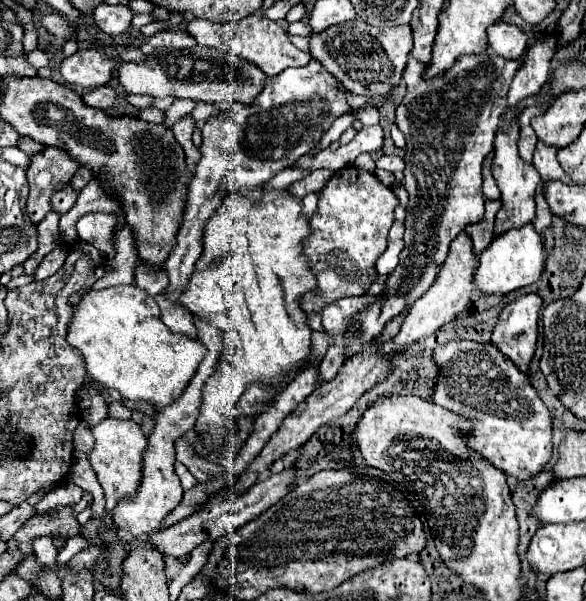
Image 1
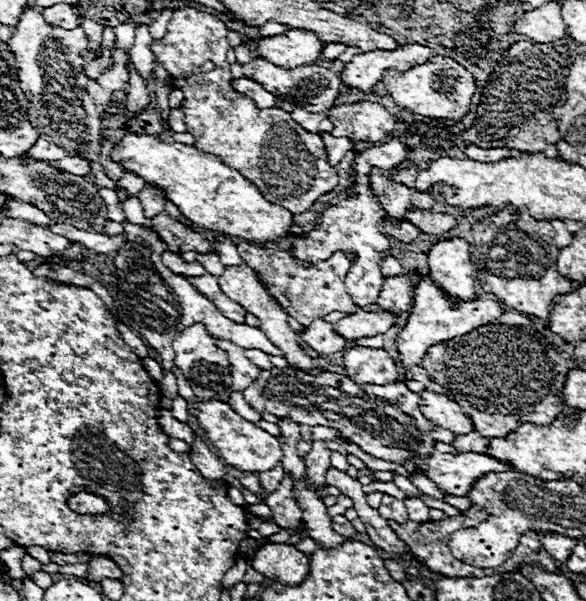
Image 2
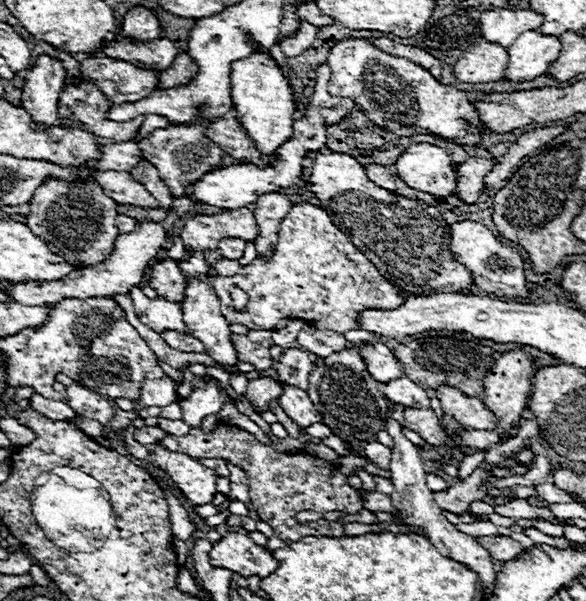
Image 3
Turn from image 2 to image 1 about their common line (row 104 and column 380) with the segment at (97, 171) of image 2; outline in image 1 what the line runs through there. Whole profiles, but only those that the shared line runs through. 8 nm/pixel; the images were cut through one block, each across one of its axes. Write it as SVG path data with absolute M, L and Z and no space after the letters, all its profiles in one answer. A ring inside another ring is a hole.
M350 20L344 24L330 26L320 34L310 36L310 54L332 72L352 94L358 96L386 96L402 80L408 54L412 50L412 30L410 26L394 26L376 30L366 22Z

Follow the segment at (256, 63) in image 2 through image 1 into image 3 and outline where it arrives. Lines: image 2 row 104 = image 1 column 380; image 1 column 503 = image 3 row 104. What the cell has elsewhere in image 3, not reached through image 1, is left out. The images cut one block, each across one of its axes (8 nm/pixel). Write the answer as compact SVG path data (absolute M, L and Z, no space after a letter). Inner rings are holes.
M80 82L80 84L70 84L64 86L60 98L58 98L58 114L64 122L82 122L86 126L86 130L90 130L92 134L98 134L100 138L108 138L114 142L128 142L132 138L136 138L142 122L146 116L138 116L130 122L114 122L106 118L106 112L112 108L114 104L108 102L108 98L98 90L98 86L94 82Z

